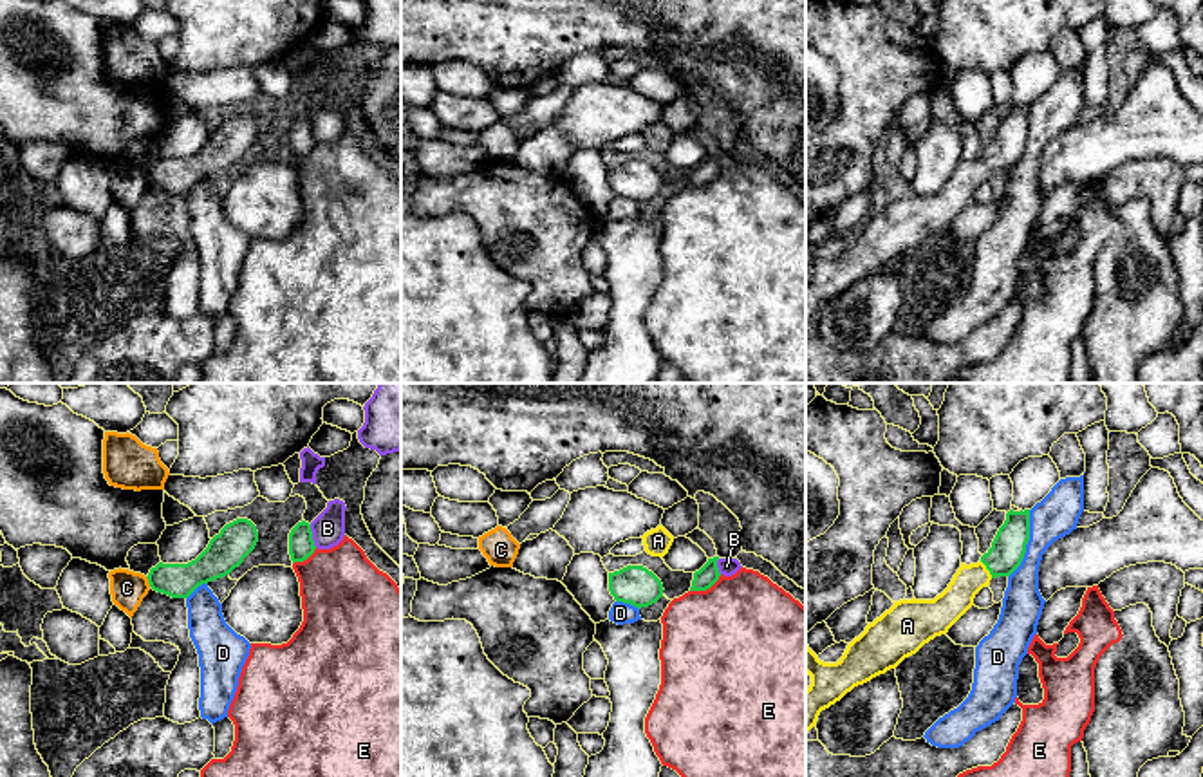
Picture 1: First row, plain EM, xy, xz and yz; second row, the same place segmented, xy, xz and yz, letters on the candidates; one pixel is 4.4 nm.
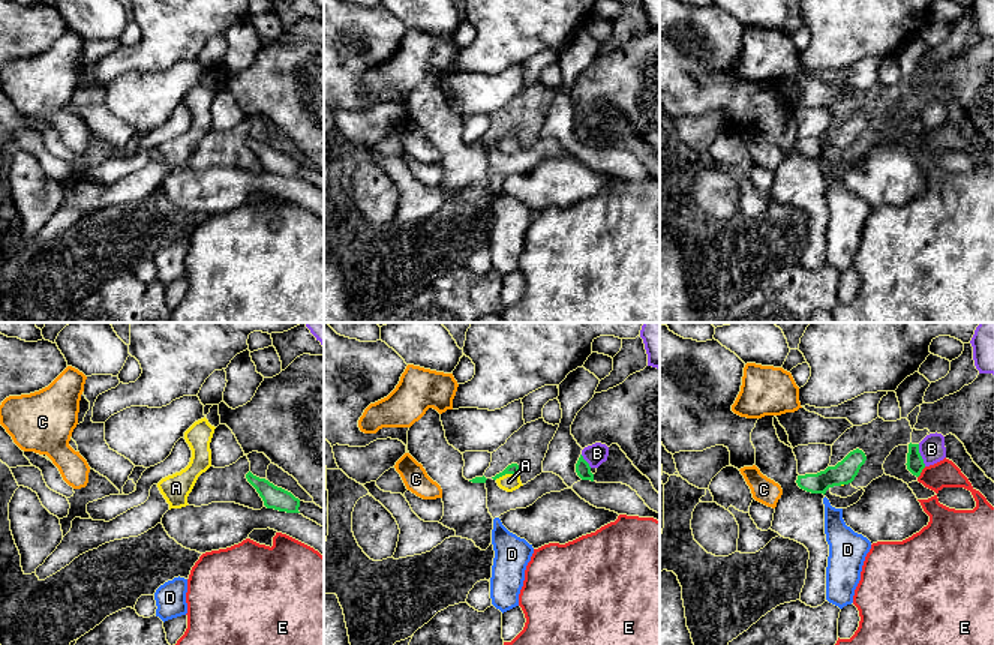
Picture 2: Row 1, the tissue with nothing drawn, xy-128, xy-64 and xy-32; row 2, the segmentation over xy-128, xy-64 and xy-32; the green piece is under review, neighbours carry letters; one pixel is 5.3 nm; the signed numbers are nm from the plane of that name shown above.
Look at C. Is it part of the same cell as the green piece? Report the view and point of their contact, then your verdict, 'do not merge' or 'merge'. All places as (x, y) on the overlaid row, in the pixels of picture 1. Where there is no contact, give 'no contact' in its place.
meets green in xy at (149, 582); do not merge

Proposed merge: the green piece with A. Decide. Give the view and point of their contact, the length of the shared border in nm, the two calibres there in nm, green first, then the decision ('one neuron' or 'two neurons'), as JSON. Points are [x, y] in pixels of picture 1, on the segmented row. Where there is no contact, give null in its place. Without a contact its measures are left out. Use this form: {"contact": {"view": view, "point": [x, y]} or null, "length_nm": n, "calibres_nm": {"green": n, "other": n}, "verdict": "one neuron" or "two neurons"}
{"contact": {"view": "yz", "point": [987, 568]}, "length_nm": 90, "calibres_nm": {"green": 150, "other": 140}, "verdict": "one neuron"}

